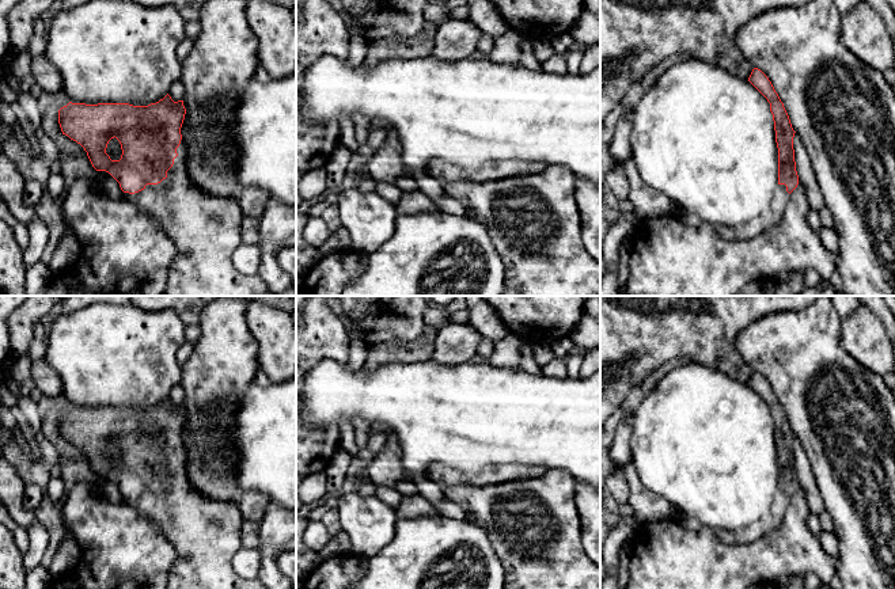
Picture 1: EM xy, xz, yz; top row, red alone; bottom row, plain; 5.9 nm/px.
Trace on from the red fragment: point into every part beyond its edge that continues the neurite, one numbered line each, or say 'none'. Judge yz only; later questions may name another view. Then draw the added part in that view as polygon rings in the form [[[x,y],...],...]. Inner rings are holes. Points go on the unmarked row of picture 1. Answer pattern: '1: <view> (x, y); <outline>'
1: yz (753, 532); [[[778,489],[773,499],[770,512],[762,522],[748,525],[747,528],[743,529],[733,531],[716,529],[718,537],[725,544],[747,544],[767,536],[781,525],[789,501],[790,498],[786,495],[786,490]]]

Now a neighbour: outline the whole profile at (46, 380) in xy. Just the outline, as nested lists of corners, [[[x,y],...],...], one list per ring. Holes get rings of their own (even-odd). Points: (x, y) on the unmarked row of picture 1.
[[[45,360],[33,362],[31,369],[35,388],[46,396],[62,395],[62,385],[57,372]]]

